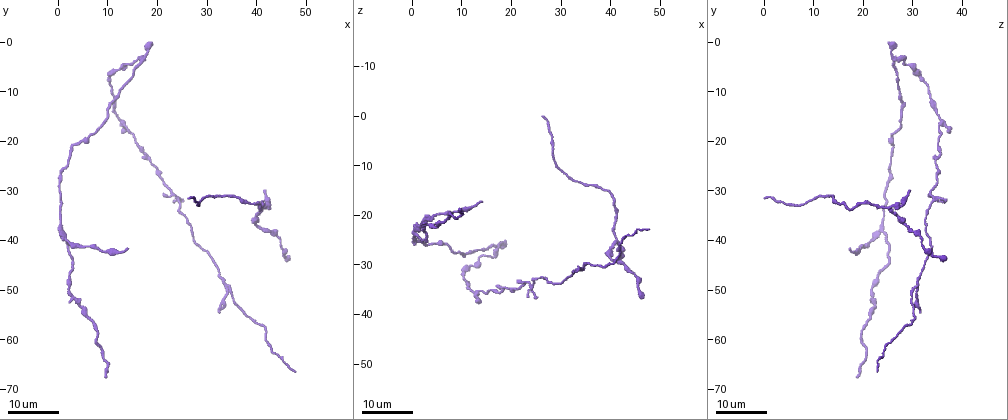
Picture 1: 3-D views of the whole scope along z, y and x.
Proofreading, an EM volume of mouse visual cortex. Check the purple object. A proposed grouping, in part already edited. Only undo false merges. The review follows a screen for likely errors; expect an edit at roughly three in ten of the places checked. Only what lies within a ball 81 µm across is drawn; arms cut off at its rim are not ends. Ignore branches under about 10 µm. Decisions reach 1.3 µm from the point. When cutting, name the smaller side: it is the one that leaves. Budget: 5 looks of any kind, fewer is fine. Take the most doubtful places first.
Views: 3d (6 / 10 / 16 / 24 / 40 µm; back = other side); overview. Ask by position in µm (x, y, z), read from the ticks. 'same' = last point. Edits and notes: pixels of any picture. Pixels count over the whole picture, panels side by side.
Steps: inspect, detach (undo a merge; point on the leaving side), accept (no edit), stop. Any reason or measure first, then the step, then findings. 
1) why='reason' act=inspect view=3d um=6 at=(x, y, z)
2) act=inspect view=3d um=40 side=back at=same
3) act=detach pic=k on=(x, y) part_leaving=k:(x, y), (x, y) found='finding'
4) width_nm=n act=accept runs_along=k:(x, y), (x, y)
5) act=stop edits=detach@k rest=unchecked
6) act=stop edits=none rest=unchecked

why='three-way junction' act=inspect view=3d um=16 at=(1.0, 38.0, 23.5)

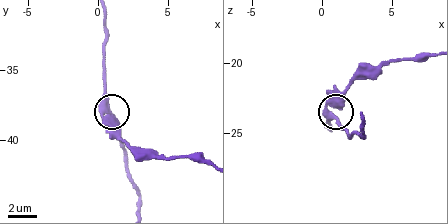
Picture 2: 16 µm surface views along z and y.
why='zoom in' act=inspect view=3d um=6 at=same

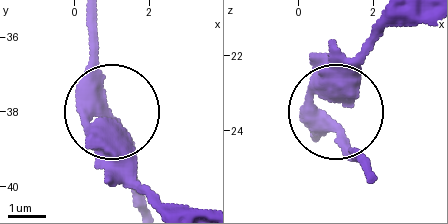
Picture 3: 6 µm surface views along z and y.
act=accept found='all the same neuron'

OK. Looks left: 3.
act=inspect view=3d um=16 at=(40.5, 37.0, 29.0)

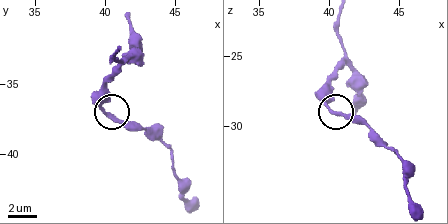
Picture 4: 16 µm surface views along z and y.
why='zoom in' act=inspect view=3d um=10 at=(40.2, 37.2, 28.8)

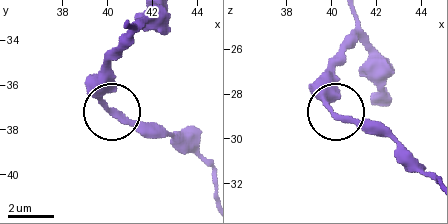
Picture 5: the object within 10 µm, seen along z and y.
act=accept found='all the same neuron'

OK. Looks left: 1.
act=stop edits=none rest=unchecked

